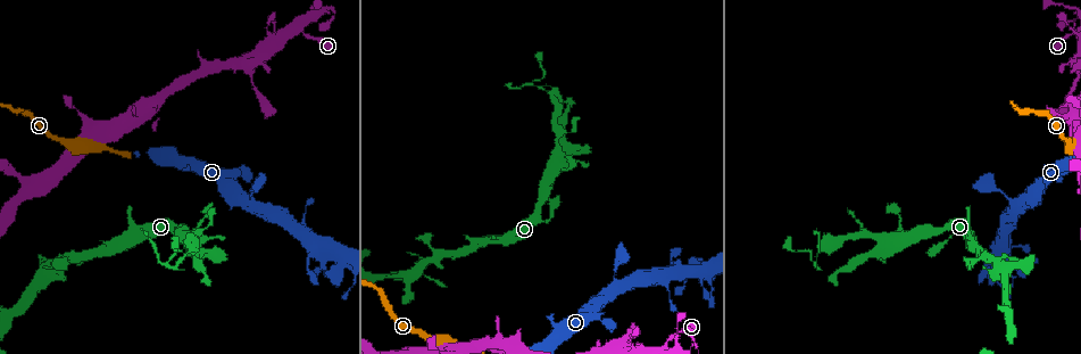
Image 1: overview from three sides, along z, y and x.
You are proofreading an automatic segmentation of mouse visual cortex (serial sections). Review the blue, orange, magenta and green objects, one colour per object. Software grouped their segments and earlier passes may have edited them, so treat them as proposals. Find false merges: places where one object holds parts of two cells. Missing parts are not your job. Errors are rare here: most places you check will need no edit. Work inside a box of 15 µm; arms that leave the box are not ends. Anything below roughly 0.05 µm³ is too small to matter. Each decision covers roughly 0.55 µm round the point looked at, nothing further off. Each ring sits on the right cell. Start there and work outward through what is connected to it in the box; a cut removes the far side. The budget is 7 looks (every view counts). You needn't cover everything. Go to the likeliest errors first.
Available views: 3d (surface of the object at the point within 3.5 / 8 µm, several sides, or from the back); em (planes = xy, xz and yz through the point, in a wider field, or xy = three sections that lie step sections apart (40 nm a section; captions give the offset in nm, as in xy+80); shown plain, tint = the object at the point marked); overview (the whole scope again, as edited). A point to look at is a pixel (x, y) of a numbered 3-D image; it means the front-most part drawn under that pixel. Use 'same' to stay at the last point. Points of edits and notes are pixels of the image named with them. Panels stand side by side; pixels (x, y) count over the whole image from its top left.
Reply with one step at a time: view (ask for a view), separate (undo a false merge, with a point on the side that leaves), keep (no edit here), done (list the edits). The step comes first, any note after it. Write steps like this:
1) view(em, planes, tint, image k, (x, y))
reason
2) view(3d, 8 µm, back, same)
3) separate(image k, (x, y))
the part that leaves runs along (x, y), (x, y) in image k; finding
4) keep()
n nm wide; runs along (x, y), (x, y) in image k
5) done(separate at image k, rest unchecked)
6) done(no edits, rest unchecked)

view(3d, 8 µm, image 1, (305, 34))
side arm on a straight run

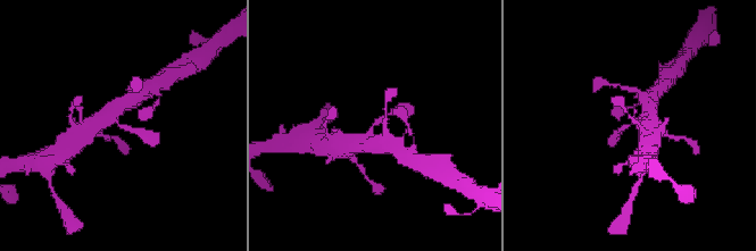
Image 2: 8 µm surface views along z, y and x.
view(em, xy, step 5, tint, image 2, (629, 126))

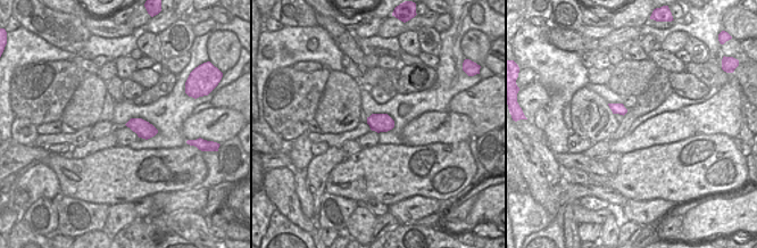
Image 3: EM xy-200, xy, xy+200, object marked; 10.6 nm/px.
keep()
3 arms; runs along (397, 110), (381, 118), (360, 142), (350, 140) in image 2; one cell here

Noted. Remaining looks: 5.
view(3d, 3.5 µm, image 1, (179, 250))
sharp bend

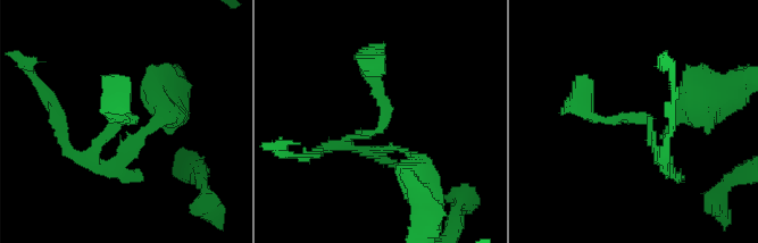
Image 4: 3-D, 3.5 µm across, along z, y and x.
view(em, xy, step 5, tint, image 4, (645, 123))
arms of 150, 150 nm

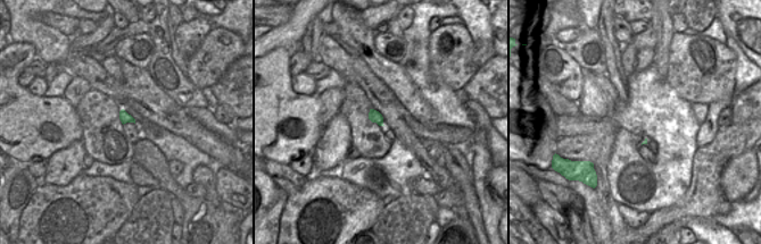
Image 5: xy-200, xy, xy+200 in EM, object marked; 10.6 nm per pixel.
separate(image 4, (117, 124))
a second cell is stuck on

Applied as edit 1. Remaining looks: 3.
view(overview)

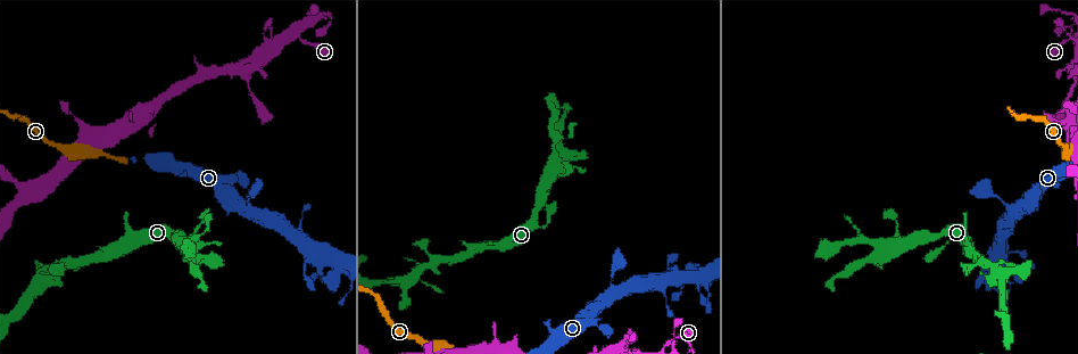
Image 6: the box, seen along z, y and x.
view(3d, 3.5 µm, back, image 6, (942, 246))
a narrow waist

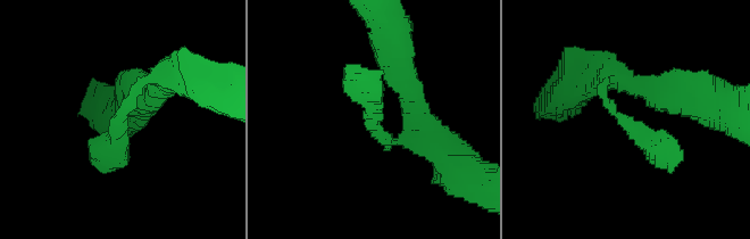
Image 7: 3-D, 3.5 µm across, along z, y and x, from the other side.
view(em, xy, step 5, tint, image 7, (122, 117))
arms of 200, 350 nm

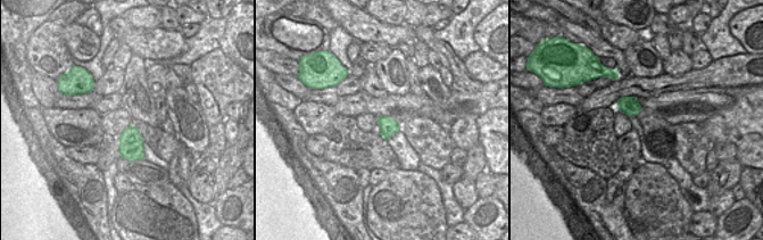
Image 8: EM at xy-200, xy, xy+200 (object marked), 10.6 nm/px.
keep()
runs along (171, 74), (135, 88), (97, 158) in image 7; continuous, no second cell

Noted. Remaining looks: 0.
done(separate at image 4, rest unchecked)

